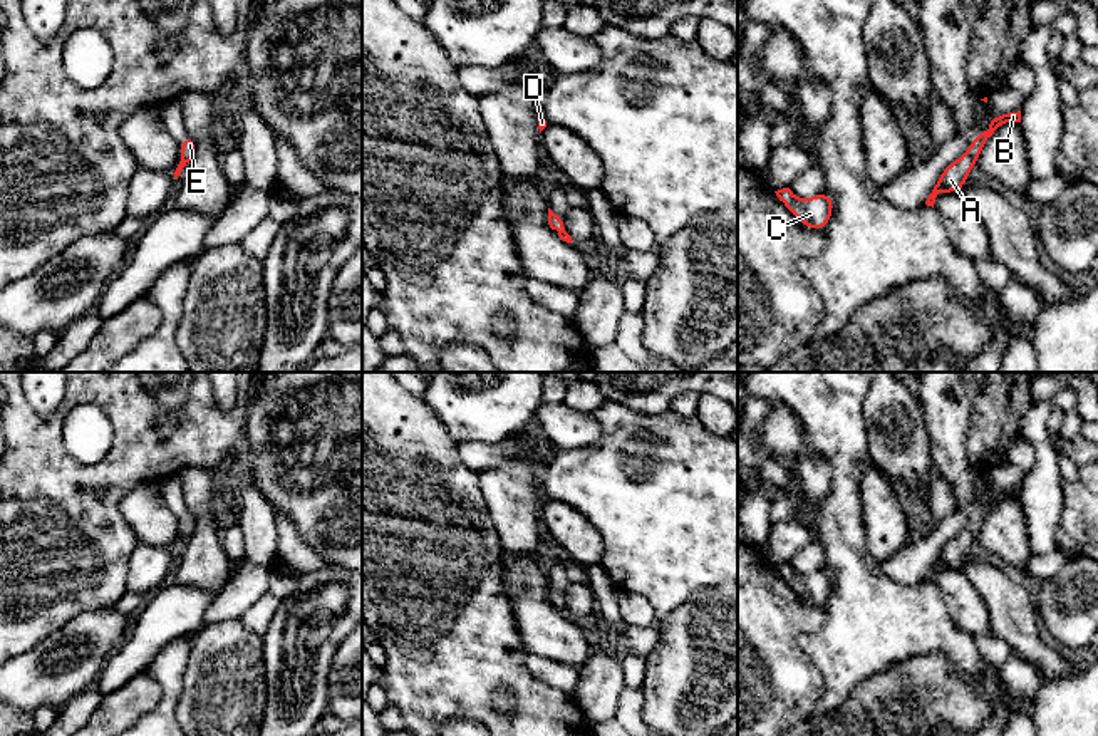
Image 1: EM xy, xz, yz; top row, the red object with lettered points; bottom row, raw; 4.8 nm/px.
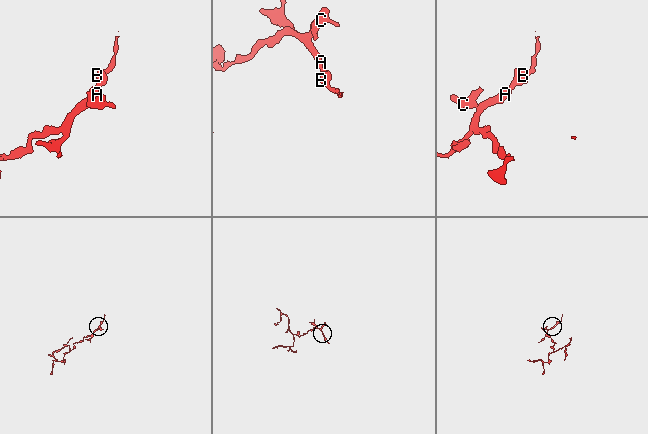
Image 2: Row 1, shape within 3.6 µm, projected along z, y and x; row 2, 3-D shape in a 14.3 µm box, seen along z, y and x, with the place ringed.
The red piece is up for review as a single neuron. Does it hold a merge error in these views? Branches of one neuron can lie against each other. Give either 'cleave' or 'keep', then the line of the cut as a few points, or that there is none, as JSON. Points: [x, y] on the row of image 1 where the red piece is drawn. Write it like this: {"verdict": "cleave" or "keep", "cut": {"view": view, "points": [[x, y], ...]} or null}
{"verdict": "keep", "cut": null}

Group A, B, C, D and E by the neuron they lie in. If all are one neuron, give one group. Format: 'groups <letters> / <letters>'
groups A B C D E

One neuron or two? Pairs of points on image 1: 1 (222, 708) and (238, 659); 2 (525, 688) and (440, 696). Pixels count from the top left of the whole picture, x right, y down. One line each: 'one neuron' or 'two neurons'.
1: one neuron
2: one neuron

